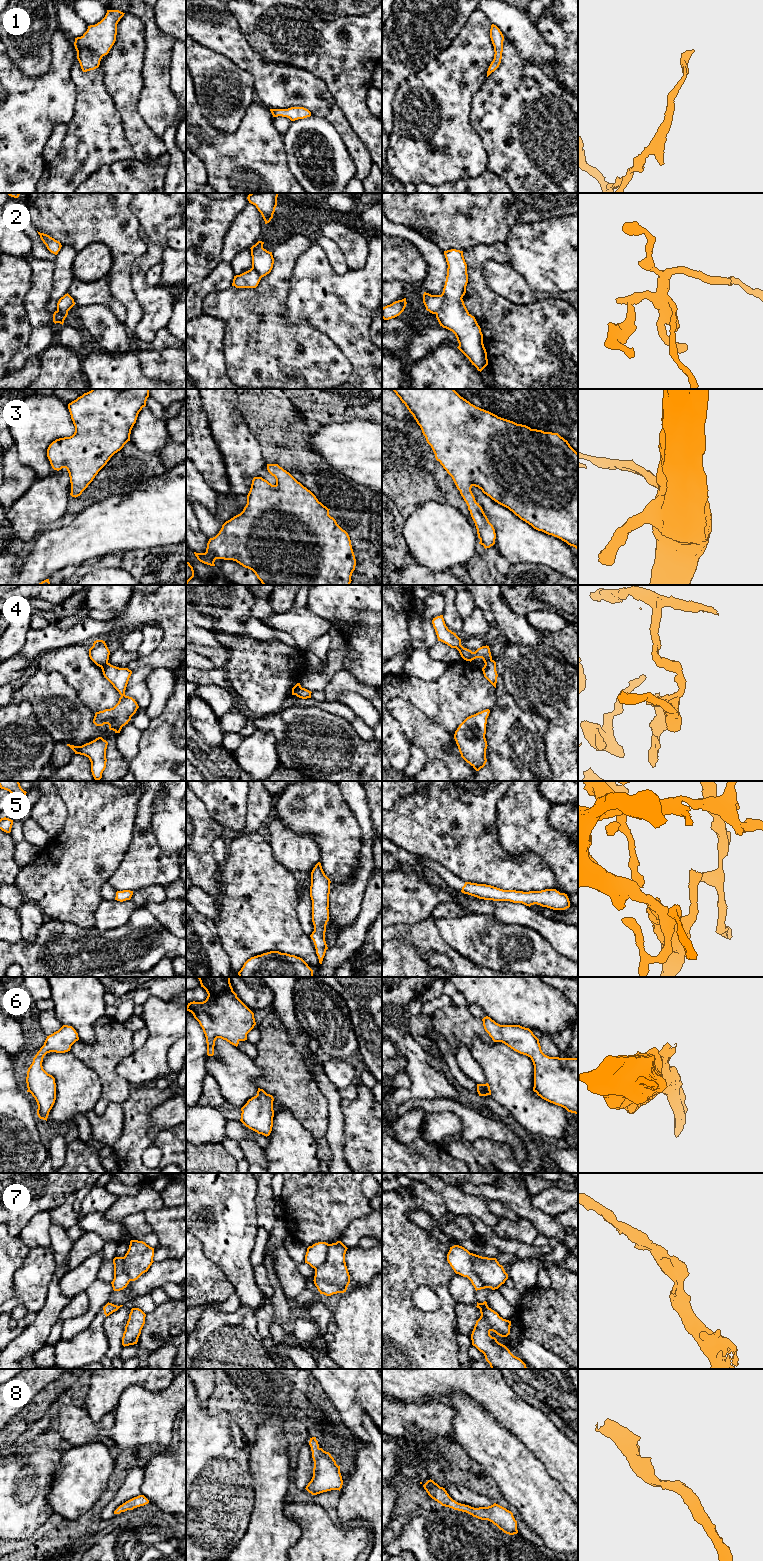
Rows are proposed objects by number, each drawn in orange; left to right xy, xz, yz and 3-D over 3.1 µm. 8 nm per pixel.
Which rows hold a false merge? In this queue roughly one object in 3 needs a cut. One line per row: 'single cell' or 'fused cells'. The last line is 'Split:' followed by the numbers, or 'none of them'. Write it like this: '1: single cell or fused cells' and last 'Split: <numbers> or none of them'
1: single cell
2: fused cells
3: single cell
4: fused cells
5: single cell
6: single cell
7: single cell
8: single cell
Split: 2, 4

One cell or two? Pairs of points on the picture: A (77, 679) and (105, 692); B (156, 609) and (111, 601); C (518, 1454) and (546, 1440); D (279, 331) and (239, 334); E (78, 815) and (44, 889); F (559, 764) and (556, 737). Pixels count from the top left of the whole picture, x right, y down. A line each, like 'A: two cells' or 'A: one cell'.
A: one cell
B: two cells
C: two cells
D: one cell
E: one cell
F: one cell

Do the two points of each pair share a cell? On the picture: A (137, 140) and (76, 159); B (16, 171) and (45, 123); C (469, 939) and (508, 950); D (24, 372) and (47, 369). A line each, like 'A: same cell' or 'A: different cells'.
A: different cells
B: same cell
C: same cell
D: different cells

